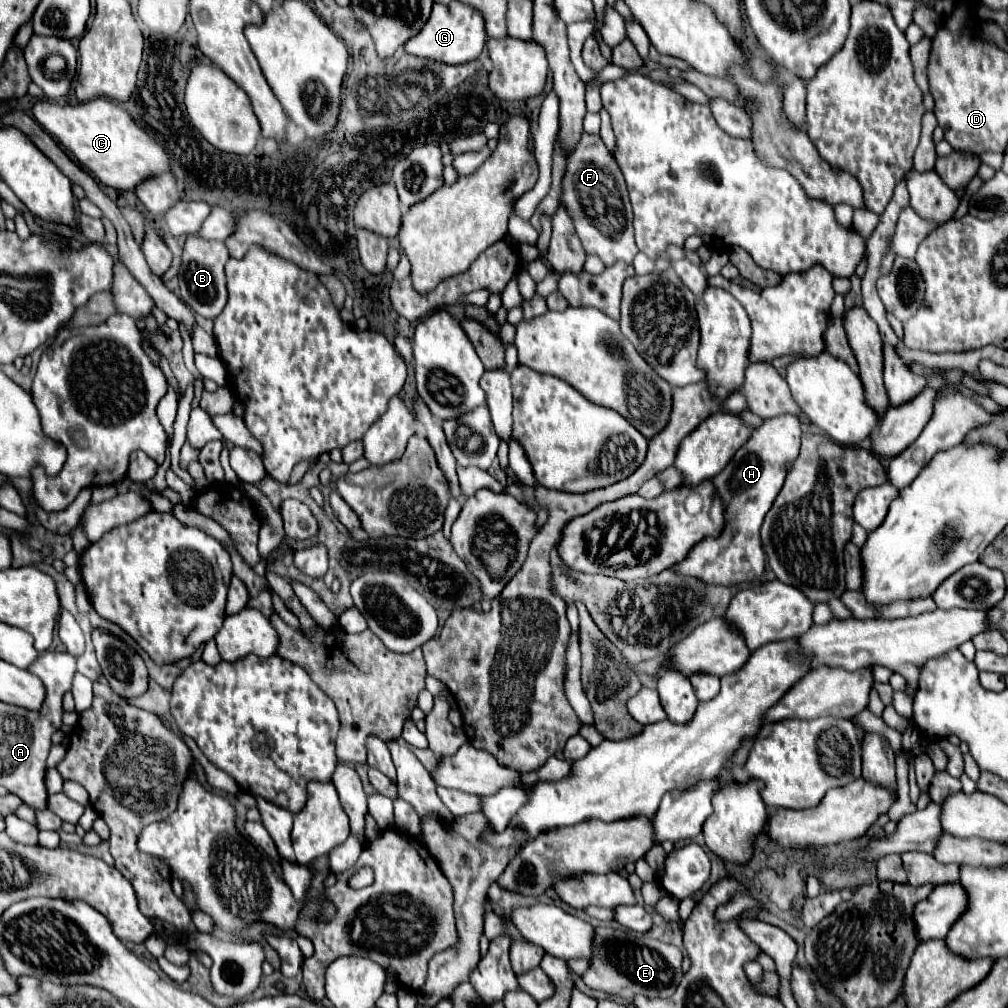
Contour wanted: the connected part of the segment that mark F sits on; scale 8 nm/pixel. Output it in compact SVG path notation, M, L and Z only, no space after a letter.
M582 132L578 144L568 154L568 166L560 188L560 206L570 214L586 254L596 254L604 266L612 266L618 260L632 264L638 254L632 228L632 206L620 166L600 136Z

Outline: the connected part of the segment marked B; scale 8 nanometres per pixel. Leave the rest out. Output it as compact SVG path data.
M188 236L182 252L182 266L178 274L180 282L180 296L182 300L200 316L204 318L216 318L224 306L226 306L226 278L224 278L224 266L230 258L228 248L220 240L204 240L200 236Z

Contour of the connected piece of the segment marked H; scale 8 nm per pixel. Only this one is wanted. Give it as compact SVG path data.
M792 414L768 418L758 430L754 430L750 440L742 444L742 448L726 464L726 468L710 480L726 510L726 522L720 536L700 540L690 548L688 556L682 562L674 564L668 570L672 570L678 576L702 580L710 586L738 586L744 582L758 580L764 574L766 558L760 542L760 526L784 484L790 460L798 456L800 434L802 424Z

